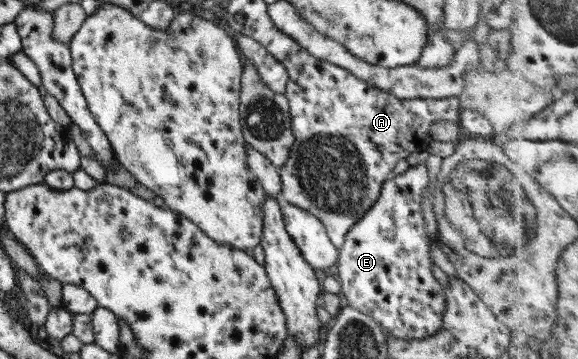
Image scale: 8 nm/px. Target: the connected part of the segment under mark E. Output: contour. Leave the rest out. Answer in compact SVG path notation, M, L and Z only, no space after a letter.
M416 165L415 167L409 167L404 173L397 176L392 176L387 181L383 182L381 186L381 194L377 201L371 206L371 209L353 227L349 232L346 233L345 241L343 245L338 249L339 257L337 260L337 275L339 276L339 281L341 284L341 289L343 295L345 296L345 301L347 305L351 308L361 311L361 313L371 317L376 323L381 325L383 330L394 339L399 340L421 340L432 336L436 333L441 332L444 327L444 314L446 311L445 307L445 290L443 286L439 284L439 281L433 275L433 259L431 258L431 243L433 239L429 238L427 234L427 224L425 224L425 218L423 218L423 206L421 206L421 201L423 201L423 191L427 188L427 183L429 183L429 173L427 167L424 165Z

